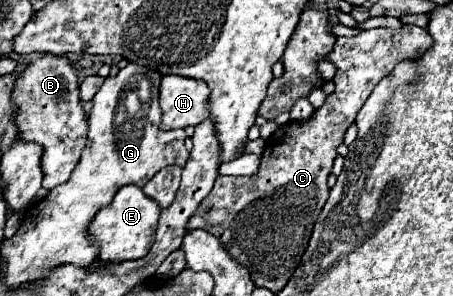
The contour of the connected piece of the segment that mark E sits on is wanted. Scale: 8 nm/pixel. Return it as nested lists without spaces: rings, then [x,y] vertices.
[[[129,184],[115,194],[109,206],[103,206],[95,214],[95,218],[87,228],[87,238],[99,248],[99,260],[103,262],[137,260],[149,252],[159,216],[161,216],[161,206],[153,198],[149,198],[141,188]]]

